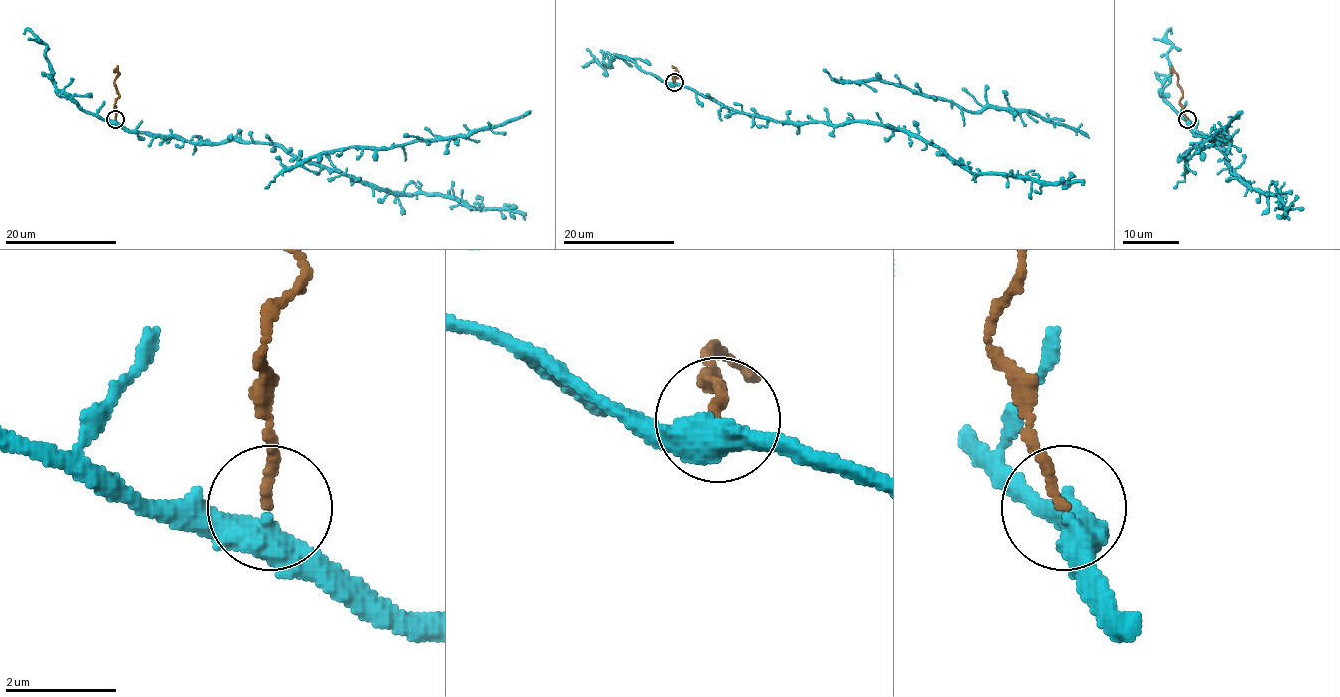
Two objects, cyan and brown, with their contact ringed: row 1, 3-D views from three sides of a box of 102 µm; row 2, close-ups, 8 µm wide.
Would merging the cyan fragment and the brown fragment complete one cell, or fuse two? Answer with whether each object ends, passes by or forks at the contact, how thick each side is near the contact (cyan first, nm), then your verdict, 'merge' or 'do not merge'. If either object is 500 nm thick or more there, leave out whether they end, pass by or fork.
cyan passes by; brown ends; calibres 440 and 170 nm; do not merge

